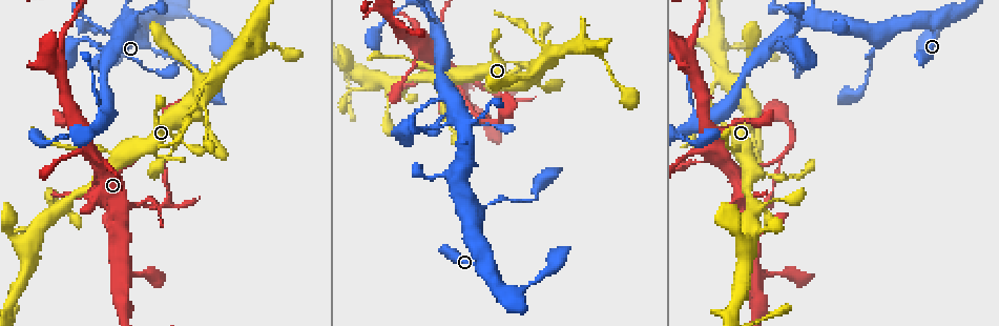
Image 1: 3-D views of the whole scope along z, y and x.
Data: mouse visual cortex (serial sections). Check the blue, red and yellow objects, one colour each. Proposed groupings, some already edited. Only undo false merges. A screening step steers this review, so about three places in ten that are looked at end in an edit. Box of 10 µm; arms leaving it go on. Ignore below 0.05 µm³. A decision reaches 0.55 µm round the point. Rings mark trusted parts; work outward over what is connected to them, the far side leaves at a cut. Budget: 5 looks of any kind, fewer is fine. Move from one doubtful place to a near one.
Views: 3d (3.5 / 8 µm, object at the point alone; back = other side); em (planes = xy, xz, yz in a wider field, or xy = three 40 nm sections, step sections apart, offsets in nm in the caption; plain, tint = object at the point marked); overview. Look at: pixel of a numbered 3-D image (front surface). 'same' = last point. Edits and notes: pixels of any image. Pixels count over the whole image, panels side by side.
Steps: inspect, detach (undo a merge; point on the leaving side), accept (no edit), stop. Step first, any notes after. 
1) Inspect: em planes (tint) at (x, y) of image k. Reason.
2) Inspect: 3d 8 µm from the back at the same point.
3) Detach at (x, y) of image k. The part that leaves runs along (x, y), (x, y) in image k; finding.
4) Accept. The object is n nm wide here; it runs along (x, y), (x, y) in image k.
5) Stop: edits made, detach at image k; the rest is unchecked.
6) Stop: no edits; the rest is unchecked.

Inspect: 3d 8 µm at (142, 204) of image 1. Thick turns thin.

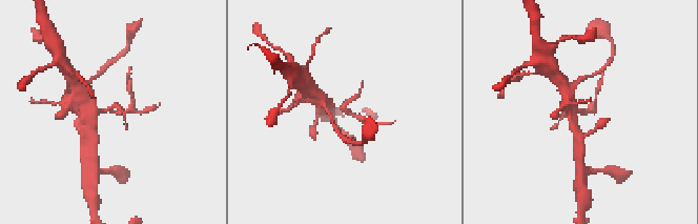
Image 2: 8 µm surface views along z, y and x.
Inspect: em xy step 3 (tint) at the same point. Now the EM.

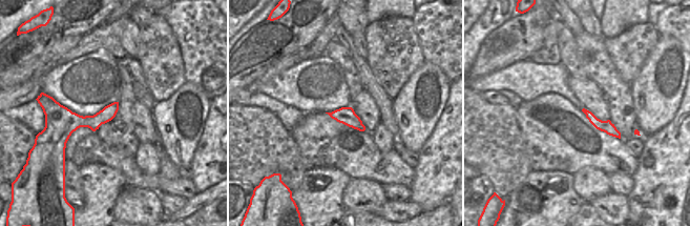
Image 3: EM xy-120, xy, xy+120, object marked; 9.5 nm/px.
Detach at (591, 109) of image 2. The object is 170 nm wide here; the part that leaves runs along (578, 109), (589, 113), (597, 93) in image 2; two cells meet here.

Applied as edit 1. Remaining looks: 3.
Inspect: overview. See it whole again.

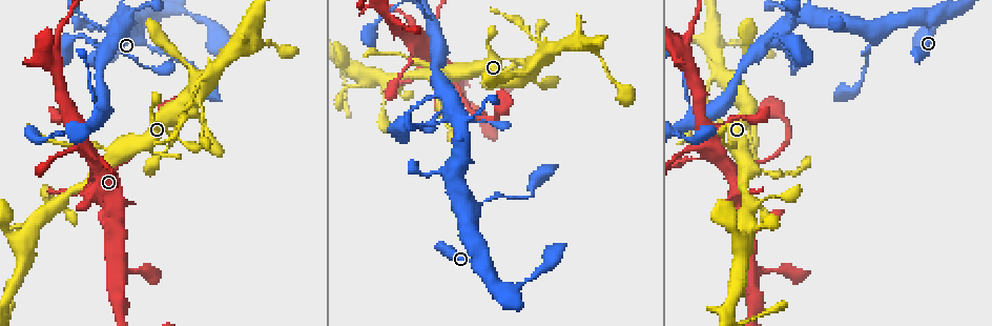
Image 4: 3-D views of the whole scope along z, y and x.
Inspect: 3d 8 µm at (194, 80) of image 4. Side arm on a straight run.

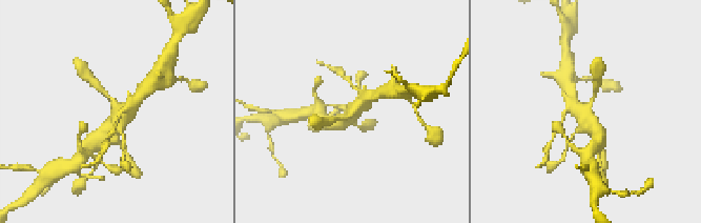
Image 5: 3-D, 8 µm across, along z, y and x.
Inspect: em xy step 3 (tint) at the same point.

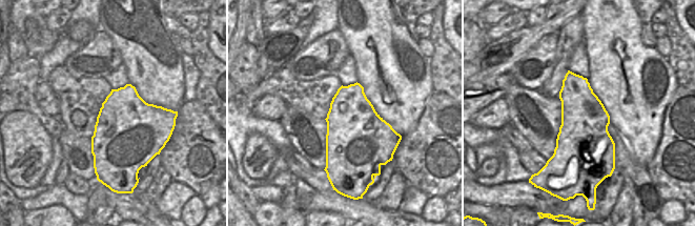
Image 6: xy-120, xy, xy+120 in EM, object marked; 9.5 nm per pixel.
Accept. It runs along (101, 136), (116, 126), (140, 96) in image 5; all the same cell.

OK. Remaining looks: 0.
Stop: edits made, detach at image 2; the rest is unchecked.

